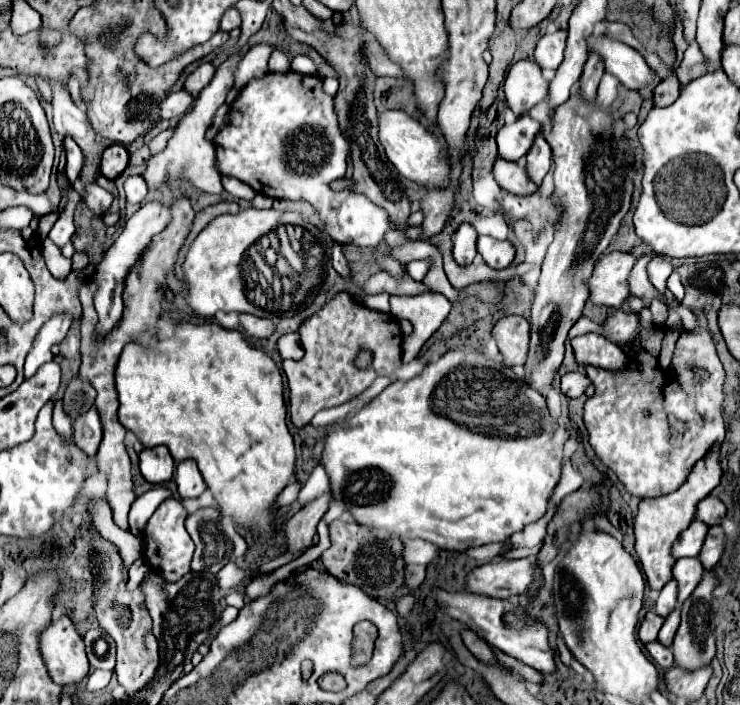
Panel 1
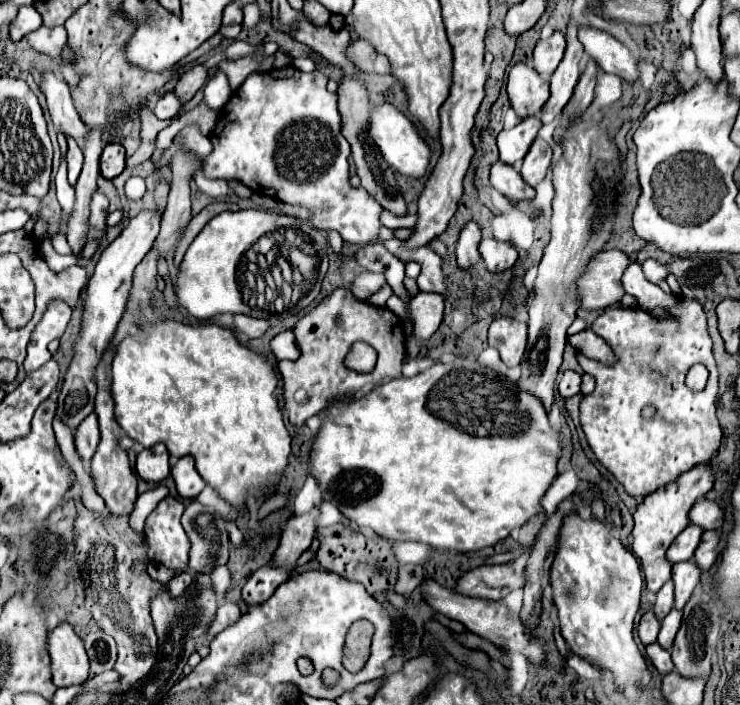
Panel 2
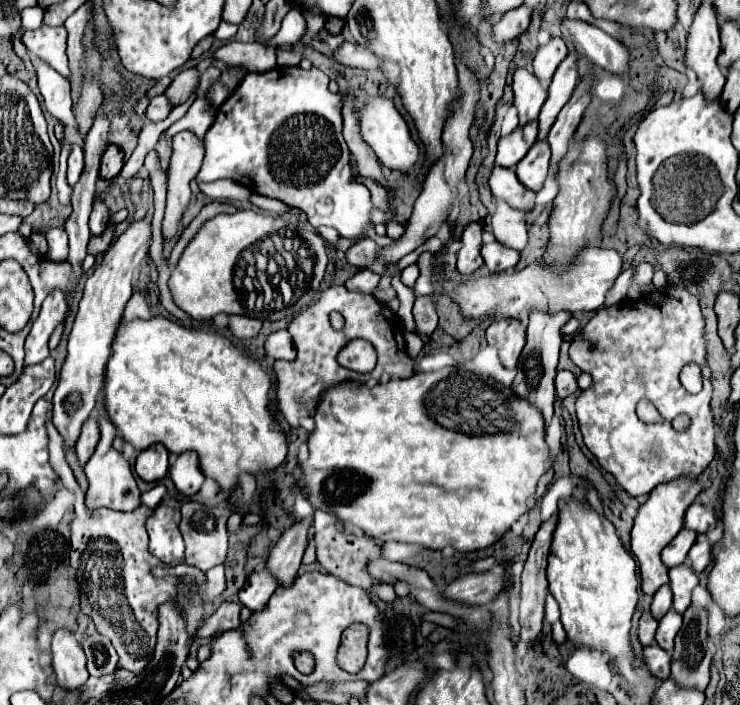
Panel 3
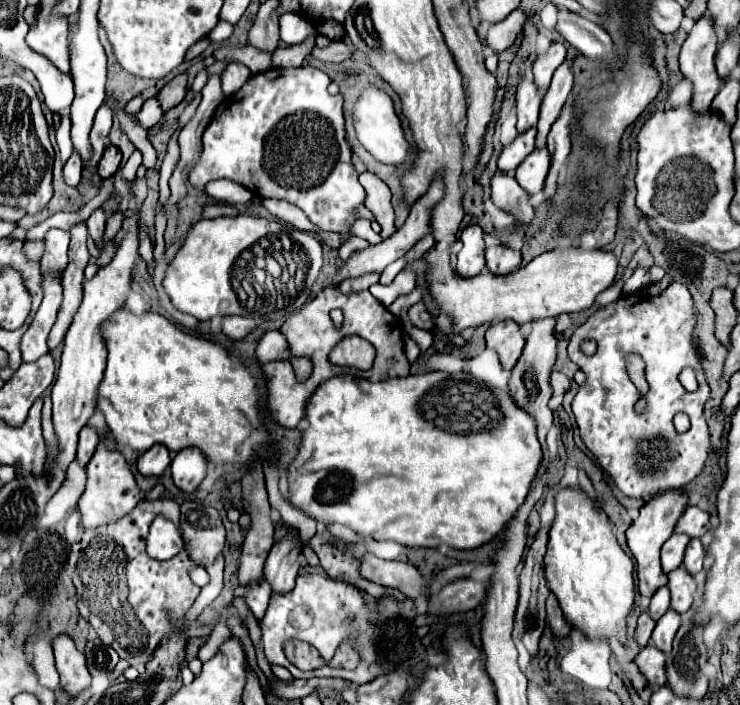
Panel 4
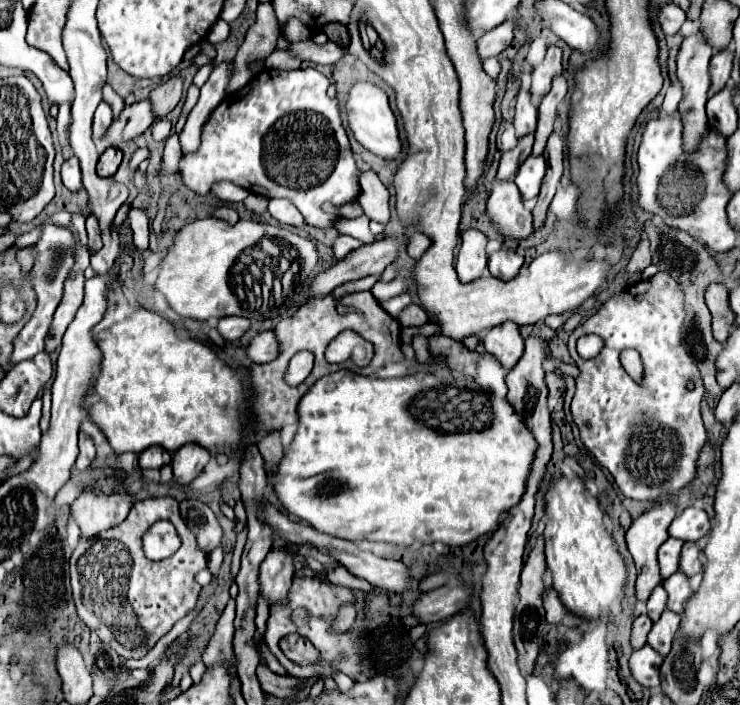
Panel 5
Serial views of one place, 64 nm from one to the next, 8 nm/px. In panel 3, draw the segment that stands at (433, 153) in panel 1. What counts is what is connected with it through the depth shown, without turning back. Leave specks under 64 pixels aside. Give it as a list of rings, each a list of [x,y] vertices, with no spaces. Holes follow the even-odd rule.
[[[372,96],[364,102],[360,108],[360,134],[362,140],[372,148],[376,158],[380,160],[382,166],[388,166],[392,170],[408,172],[418,164],[418,144],[412,140],[408,132],[408,124],[400,116],[400,112],[394,108],[390,98],[384,96]]]

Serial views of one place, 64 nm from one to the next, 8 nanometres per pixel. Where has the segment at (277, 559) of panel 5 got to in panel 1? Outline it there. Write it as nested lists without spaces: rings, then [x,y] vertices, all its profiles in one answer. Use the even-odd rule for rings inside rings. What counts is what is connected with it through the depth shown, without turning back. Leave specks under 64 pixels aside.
[[[326,492],[320,498],[316,498],[312,504],[298,510],[286,522],[286,552],[300,554],[312,546],[312,538],[316,534],[316,524],[324,516],[330,500],[332,500],[332,496],[330,496],[330,492]]]

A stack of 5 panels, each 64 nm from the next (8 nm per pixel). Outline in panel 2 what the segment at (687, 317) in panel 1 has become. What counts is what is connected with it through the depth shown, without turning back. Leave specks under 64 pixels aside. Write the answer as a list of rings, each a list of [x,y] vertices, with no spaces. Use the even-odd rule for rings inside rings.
[[[632,262],[626,268],[626,272],[622,276],[622,288],[626,294],[632,294],[644,310],[654,310],[656,306],[662,306],[672,314],[676,312],[678,298],[662,292],[656,284],[648,282],[642,274],[642,264],[638,264],[638,262]]]

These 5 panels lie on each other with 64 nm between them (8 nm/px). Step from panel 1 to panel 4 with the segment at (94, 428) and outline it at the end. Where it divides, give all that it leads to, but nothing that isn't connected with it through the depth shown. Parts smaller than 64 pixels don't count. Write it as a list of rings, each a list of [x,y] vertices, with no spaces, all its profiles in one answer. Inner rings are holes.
[[[84,426],[80,430],[80,442],[78,442],[78,454],[76,454],[76,460],[78,460],[78,464],[82,468],[90,462],[92,454],[96,452],[96,446],[98,446],[98,434],[96,434],[96,430],[90,428],[90,426]]]

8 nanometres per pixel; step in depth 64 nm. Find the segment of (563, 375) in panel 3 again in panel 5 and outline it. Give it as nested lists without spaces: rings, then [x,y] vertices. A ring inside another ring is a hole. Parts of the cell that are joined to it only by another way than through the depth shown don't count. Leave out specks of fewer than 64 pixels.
[[[546,372],[546,386],[550,390],[550,396],[552,398],[560,398],[562,392],[566,390],[566,384],[562,378],[558,378],[554,372]]]

